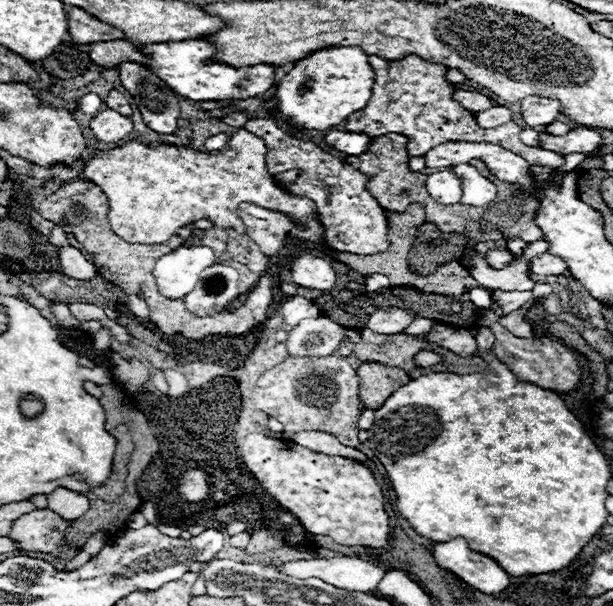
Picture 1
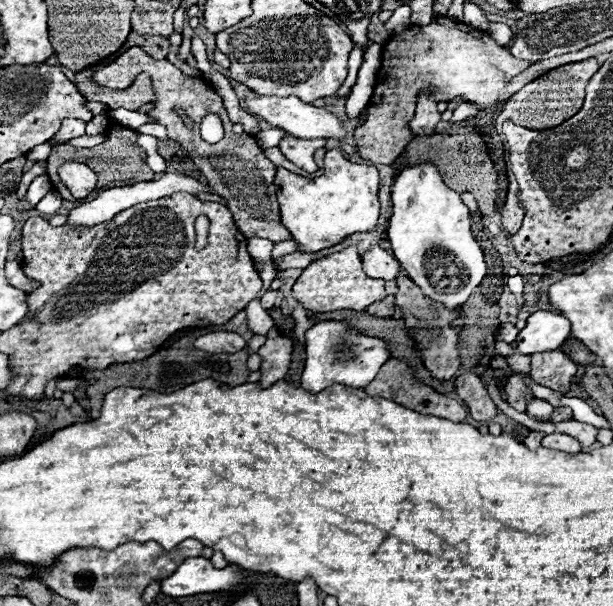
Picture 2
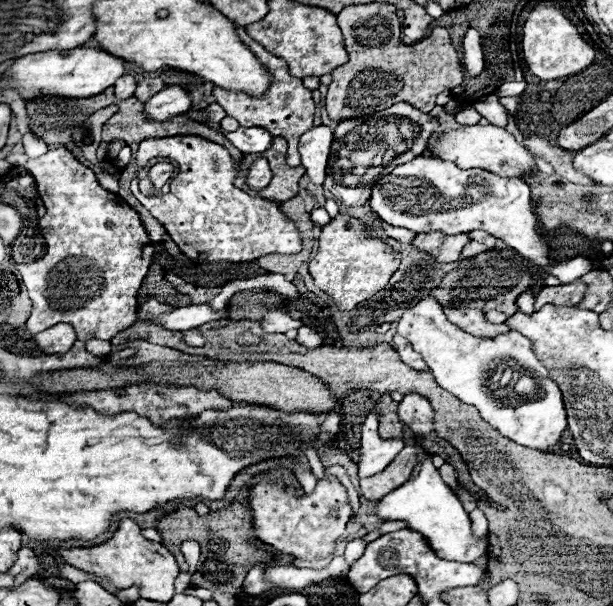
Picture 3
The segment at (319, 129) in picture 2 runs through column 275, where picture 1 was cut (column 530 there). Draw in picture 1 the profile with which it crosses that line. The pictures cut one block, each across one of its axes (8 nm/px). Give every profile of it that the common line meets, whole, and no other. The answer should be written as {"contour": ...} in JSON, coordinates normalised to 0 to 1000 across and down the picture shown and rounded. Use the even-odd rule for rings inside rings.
{"contour":[[[861,158],[852,165],[852,198],[865,211],[884,211],[910,195],[917,185],[917,172],[910,165],[884,162],[884,158]]]}

